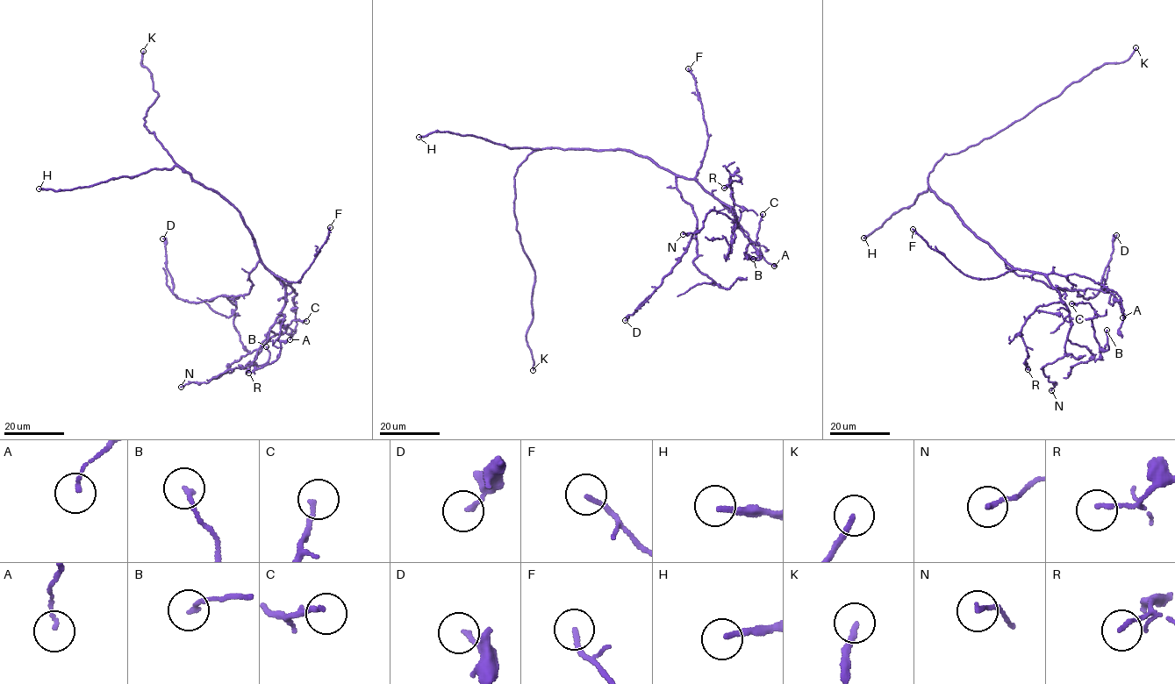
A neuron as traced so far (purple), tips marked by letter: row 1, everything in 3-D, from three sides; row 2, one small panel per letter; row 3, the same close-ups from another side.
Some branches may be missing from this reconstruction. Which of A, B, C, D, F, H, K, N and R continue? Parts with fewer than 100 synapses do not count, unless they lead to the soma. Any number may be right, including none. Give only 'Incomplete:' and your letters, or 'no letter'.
Incomplete: H, K

